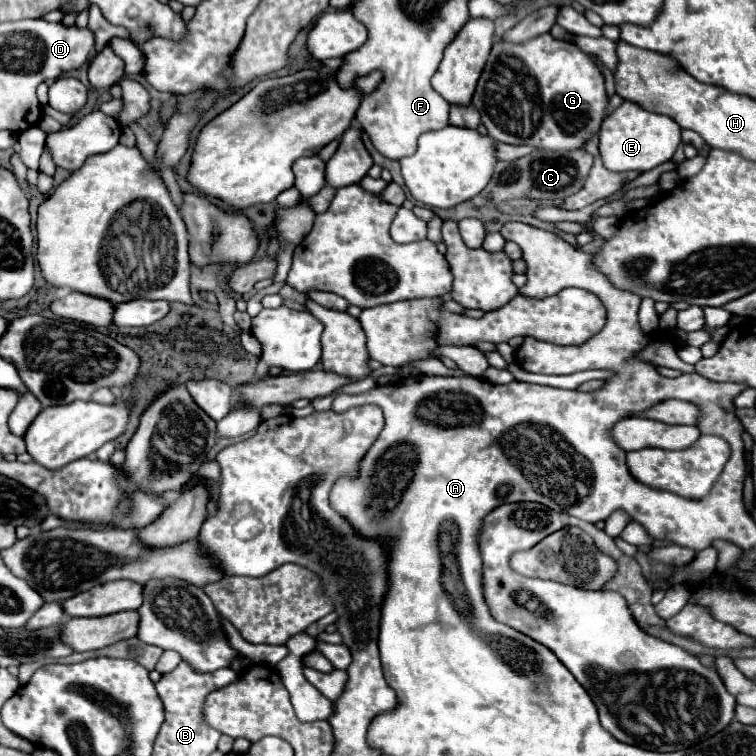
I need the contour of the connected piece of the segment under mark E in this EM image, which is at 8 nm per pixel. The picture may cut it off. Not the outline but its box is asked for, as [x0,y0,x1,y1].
[600,100,682,172]

